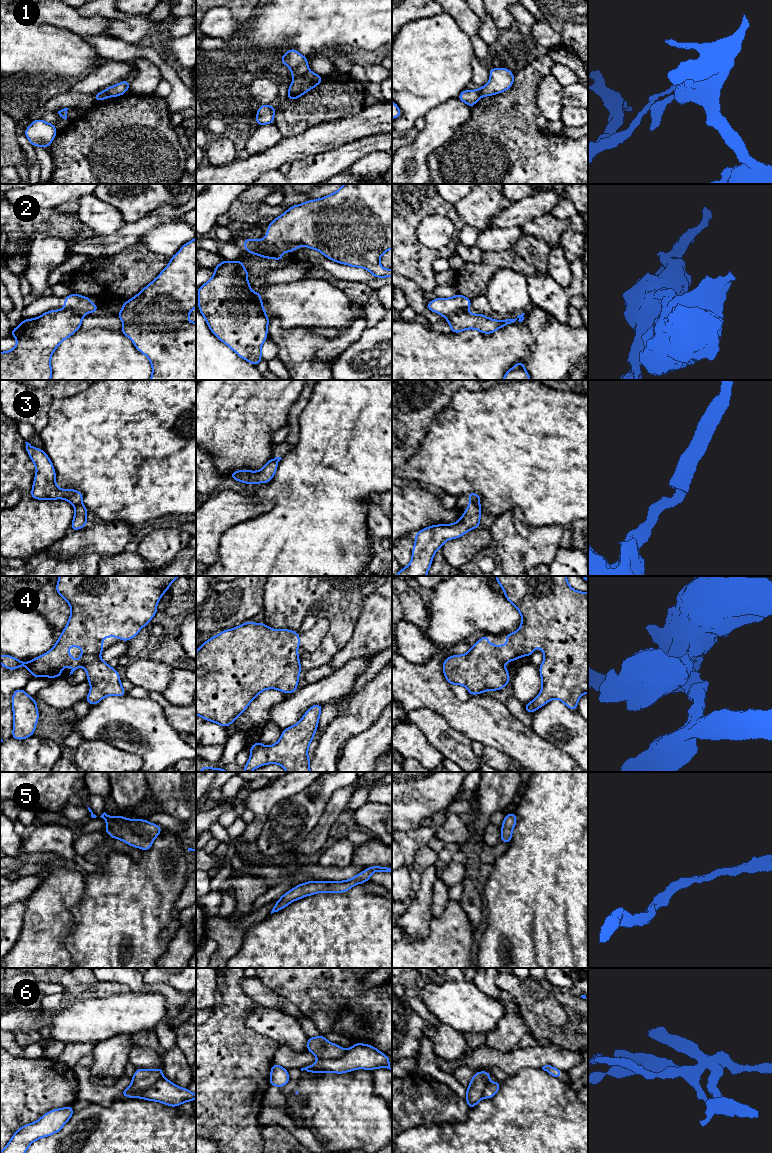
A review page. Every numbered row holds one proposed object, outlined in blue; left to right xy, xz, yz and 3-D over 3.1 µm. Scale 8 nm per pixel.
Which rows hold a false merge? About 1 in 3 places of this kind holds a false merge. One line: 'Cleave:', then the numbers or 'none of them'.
Cleave: 1, 2, 6

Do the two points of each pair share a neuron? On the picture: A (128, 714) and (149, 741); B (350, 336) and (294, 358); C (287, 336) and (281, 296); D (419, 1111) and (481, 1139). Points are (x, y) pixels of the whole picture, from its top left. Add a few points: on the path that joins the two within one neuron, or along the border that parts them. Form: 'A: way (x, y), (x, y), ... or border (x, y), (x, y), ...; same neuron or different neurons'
A: way (134, 721), (147, 734); same neuron
B: way (336, 345), (317, 346), (308, 354); same neuron
C: border (270, 318), (276, 318), (285, 328), (308, 328); different neurons
D: border (467, 1116), (463, 1120), (421, 1124); different neurons

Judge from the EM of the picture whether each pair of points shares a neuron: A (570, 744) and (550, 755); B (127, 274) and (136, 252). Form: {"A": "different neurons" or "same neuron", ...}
{"A": "different neurons", "B": "same neuron"}

